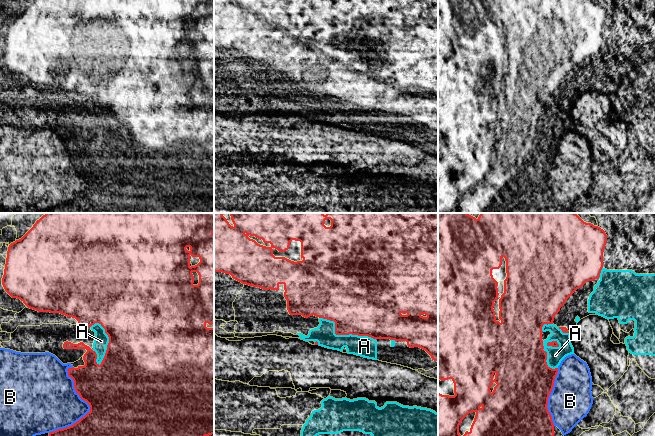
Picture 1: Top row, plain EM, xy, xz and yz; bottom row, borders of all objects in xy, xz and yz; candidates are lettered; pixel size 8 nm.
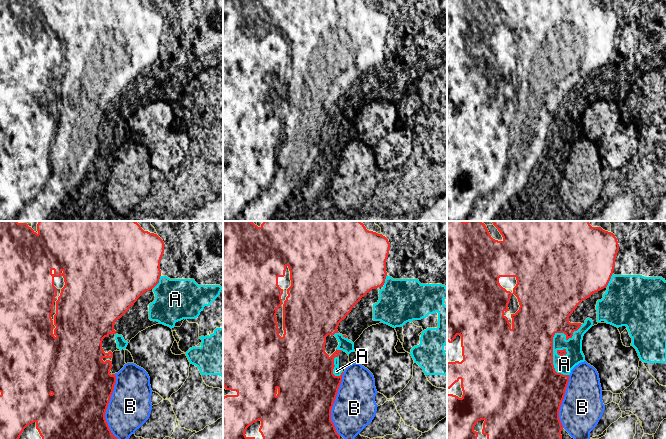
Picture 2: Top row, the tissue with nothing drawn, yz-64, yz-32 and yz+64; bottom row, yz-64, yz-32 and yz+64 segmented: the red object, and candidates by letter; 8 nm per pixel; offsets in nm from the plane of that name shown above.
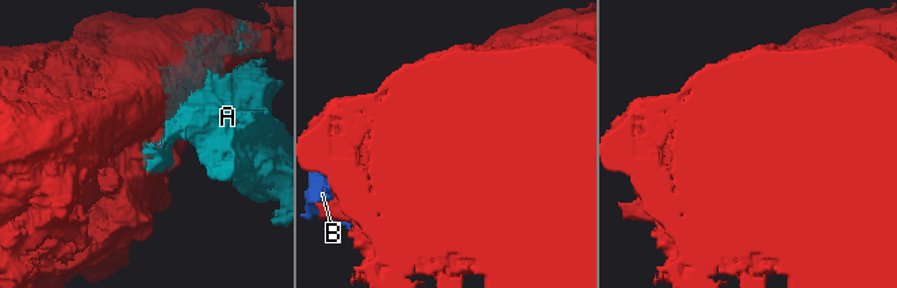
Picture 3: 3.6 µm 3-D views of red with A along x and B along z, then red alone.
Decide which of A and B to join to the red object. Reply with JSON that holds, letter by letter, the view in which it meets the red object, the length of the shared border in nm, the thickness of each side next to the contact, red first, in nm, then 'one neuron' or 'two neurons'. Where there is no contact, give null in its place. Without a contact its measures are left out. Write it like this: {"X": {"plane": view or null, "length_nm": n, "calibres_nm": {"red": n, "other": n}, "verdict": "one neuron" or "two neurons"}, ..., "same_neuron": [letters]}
{"A": {"plane": "xy", "length_nm": 360, "calibres_nm": {"red": 500, "other": 120}, "verdict": "two neurons"}, "B": {"plane": "xy", "length_nm": 550, "calibres_nm": {"red": 500, "other": 360}, "verdict": "two neurons"}, "same_neuron": []}

